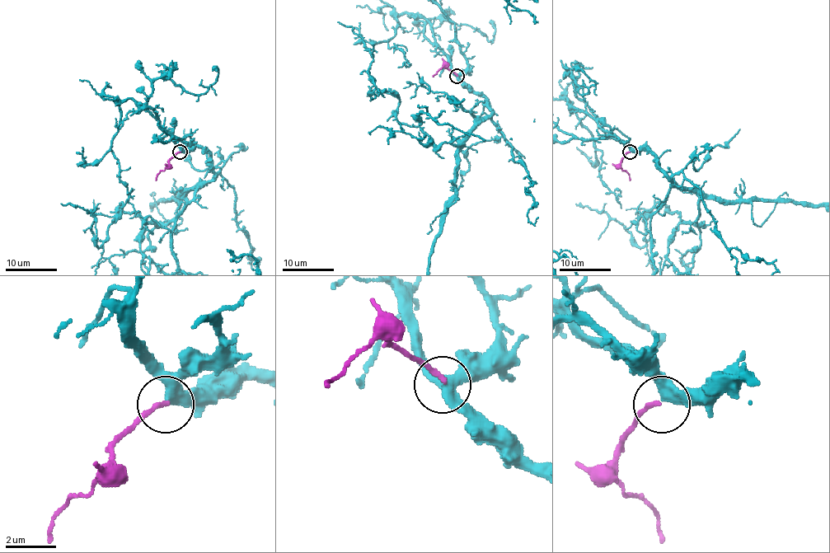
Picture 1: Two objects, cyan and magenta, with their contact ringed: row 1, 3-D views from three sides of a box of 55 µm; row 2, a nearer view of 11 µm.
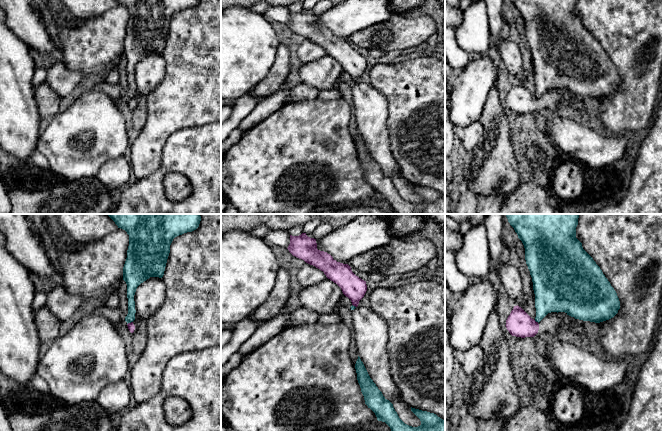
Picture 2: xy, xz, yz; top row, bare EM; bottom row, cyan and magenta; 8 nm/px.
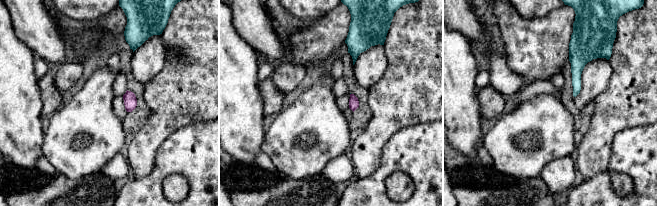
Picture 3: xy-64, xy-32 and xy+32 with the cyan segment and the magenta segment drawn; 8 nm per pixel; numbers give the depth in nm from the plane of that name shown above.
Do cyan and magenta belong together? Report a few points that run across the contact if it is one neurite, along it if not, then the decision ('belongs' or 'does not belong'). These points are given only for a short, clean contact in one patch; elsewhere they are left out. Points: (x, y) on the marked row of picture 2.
line yz (534, 320), (538, 322); does not belong

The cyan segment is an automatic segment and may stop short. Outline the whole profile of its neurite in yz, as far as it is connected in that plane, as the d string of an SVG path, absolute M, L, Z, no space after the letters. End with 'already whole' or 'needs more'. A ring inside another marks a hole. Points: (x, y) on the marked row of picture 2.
M505 214L525 248L535 294L535 321L548 313L565 312L575 319L600 323L620 309L616 291L576 238L579 214Z; already whole

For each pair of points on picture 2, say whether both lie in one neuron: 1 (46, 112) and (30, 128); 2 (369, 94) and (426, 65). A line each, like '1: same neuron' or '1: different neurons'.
1: different neurons
2: different neurons

